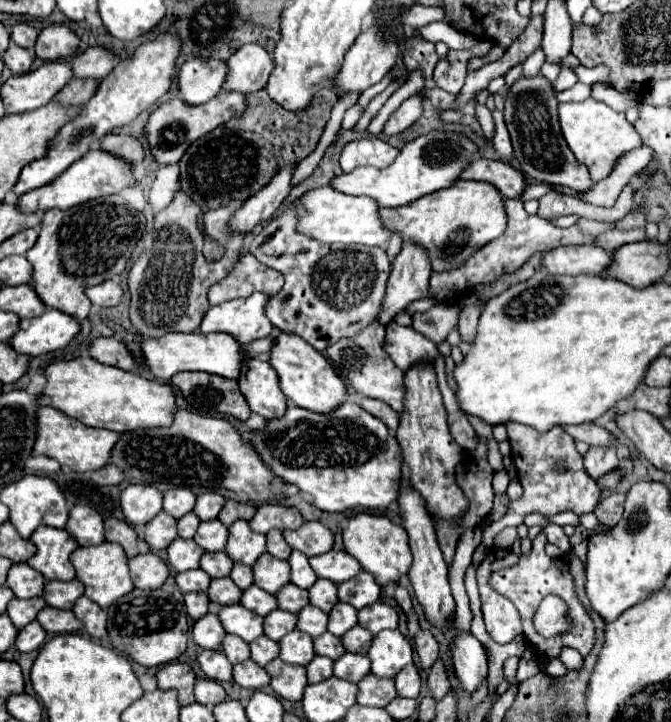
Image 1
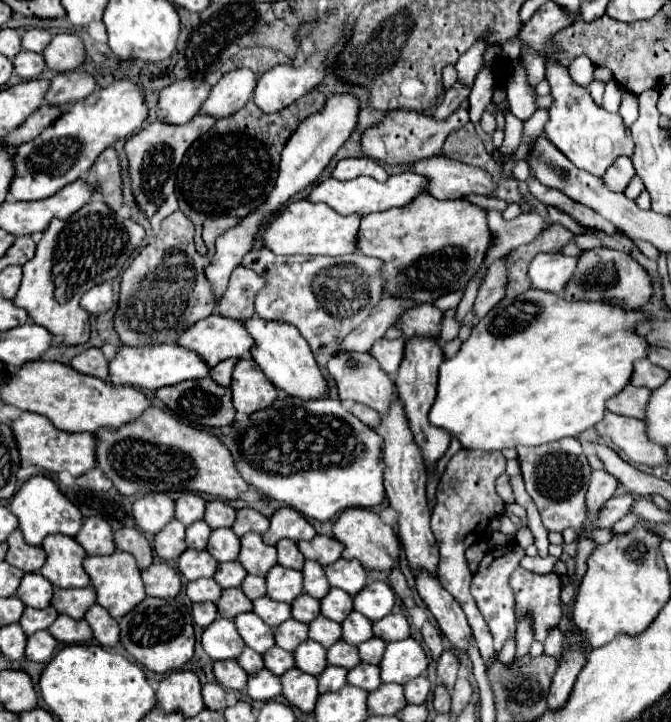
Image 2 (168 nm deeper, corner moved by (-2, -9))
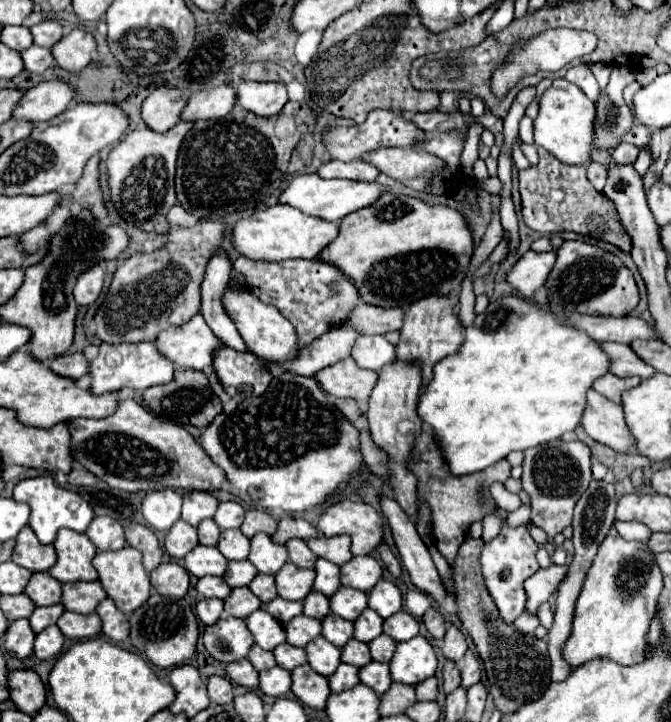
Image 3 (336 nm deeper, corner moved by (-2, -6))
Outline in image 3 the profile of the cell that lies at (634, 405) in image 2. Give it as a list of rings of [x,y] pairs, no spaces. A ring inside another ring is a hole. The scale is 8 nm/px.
[[[606,374],[602,378],[598,378],[594,382],[594,390],[600,392],[602,396],[606,396],[608,400],[612,400],[614,404],[620,404],[620,396],[624,390],[632,390],[640,384],[640,378],[638,376],[632,376],[632,378],[618,378],[614,374]]]

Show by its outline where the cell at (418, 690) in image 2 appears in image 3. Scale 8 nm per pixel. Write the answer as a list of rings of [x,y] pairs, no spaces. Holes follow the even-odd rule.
[[[434,676],[416,684],[416,698],[418,700],[434,700],[436,694],[438,694],[438,680]]]

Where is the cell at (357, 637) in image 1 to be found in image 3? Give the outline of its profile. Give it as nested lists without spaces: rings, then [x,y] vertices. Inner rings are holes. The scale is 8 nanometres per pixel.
[[[382,634],[380,638],[374,638],[372,642],[368,642],[368,648],[370,648],[372,660],[376,660],[376,662],[390,662],[390,658],[394,654],[394,648],[396,648],[396,642],[390,636]]]

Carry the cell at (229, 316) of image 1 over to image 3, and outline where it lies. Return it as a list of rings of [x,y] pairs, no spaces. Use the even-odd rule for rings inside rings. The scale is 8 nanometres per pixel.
[[[196,314],[186,324],[160,332],[156,346],[178,368],[208,370],[212,366],[212,354],[224,344],[212,334],[202,314]]]

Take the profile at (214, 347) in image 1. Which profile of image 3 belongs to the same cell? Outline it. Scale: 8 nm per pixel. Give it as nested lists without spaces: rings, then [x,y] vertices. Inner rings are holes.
[[[154,342],[144,344],[100,344],[100,354],[96,360],[90,362],[90,374],[92,374],[92,386],[90,390],[94,394],[114,392],[122,388],[132,390],[146,390],[156,384],[164,384],[172,380],[176,366],[162,358],[160,350],[156,350]]]

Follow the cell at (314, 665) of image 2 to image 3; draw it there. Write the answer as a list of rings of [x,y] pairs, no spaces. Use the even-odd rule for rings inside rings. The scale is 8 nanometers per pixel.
[[[314,638],[312,642],[308,642],[306,646],[306,654],[308,654],[308,664],[322,676],[330,676],[338,664],[340,664],[340,648],[332,646],[328,640]]]

